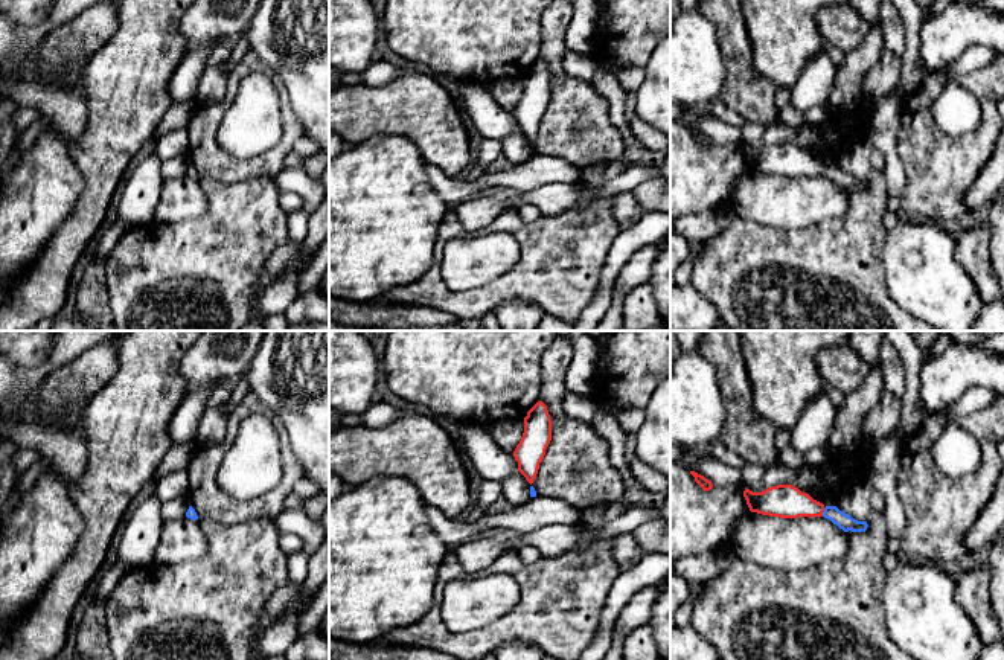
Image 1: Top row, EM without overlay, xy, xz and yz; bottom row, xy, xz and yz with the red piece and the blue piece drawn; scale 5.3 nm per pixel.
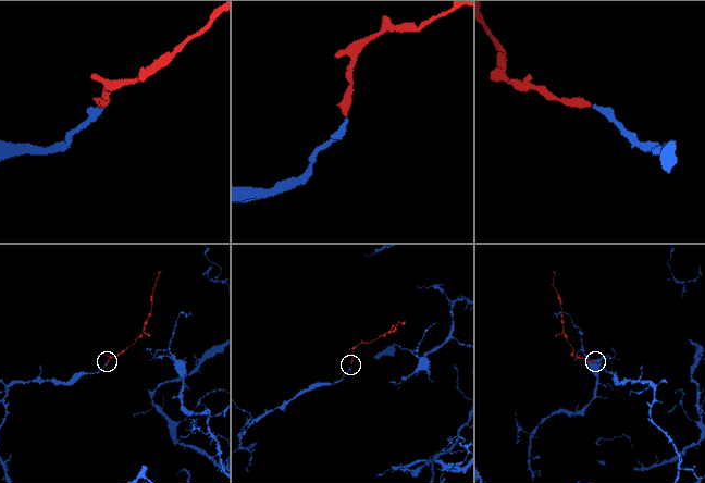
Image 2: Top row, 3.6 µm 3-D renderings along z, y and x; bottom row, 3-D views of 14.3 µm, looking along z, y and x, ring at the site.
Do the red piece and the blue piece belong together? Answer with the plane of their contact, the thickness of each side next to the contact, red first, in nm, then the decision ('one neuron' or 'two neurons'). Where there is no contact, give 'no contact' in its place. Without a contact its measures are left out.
yz | 180/90 nm | one neuron

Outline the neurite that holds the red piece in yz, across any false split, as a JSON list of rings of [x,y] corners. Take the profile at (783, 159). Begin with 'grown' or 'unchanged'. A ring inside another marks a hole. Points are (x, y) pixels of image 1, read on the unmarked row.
grown; [[[792,143],[771,145],[762,151],[745,146],[743,155],[751,171],[780,177],[824,175],[844,191],[865,191],[867,180],[858,180],[836,165],[824,165]]]

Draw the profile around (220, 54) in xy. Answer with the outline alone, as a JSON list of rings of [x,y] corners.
[[[230,44],[215,47],[207,59],[207,67],[219,66],[230,56],[230,52],[232,52]]]

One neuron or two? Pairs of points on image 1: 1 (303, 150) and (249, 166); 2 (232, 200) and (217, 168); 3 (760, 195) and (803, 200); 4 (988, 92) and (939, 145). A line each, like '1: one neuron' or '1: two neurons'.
1: two neurons
2: two neurons
3: one neuron
4: one neuron

